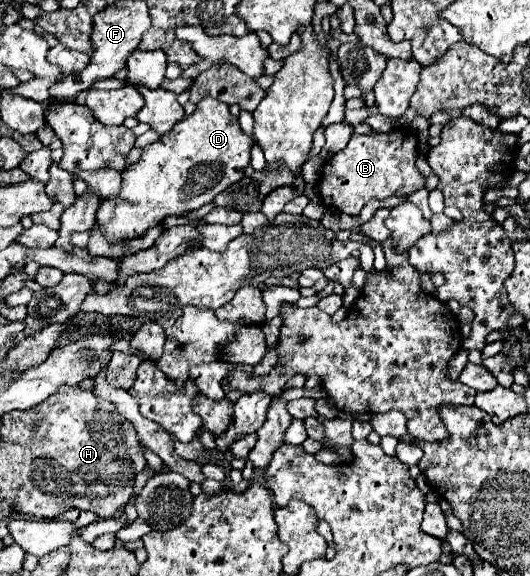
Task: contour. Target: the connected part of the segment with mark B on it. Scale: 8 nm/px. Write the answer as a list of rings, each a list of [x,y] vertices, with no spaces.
[[[401,127],[389,133],[351,135],[349,145],[325,161],[321,177],[317,181],[319,199],[323,205],[341,213],[357,217],[367,201],[383,201],[391,195],[409,195],[425,187],[425,177],[415,167],[417,159],[417,135]]]

